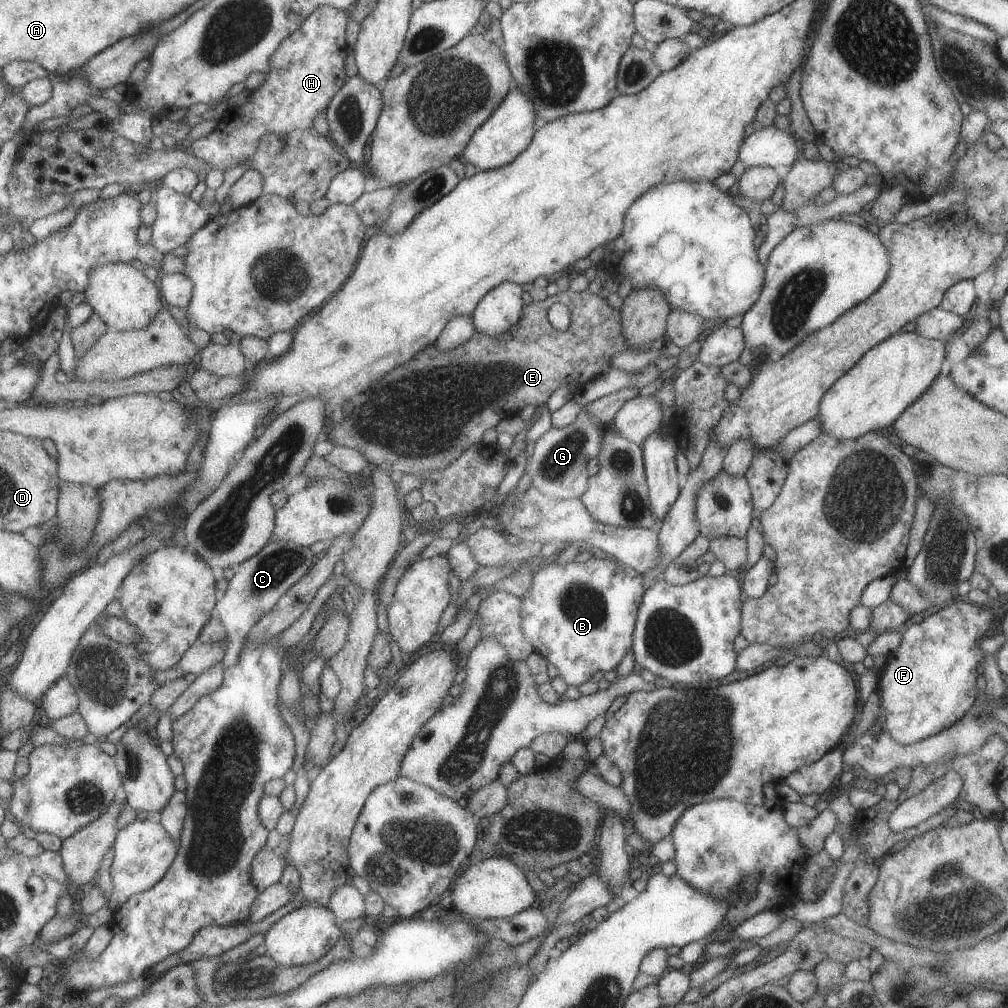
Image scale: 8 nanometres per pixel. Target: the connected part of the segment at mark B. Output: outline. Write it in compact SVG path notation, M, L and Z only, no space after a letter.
M591 557L587 562L547 561L534 574L532 587L521 598L523 633L549 663L554 665L567 685L581 686L597 671L616 670L622 657L633 646L634 623L642 603L642 577L629 566L612 560Z

